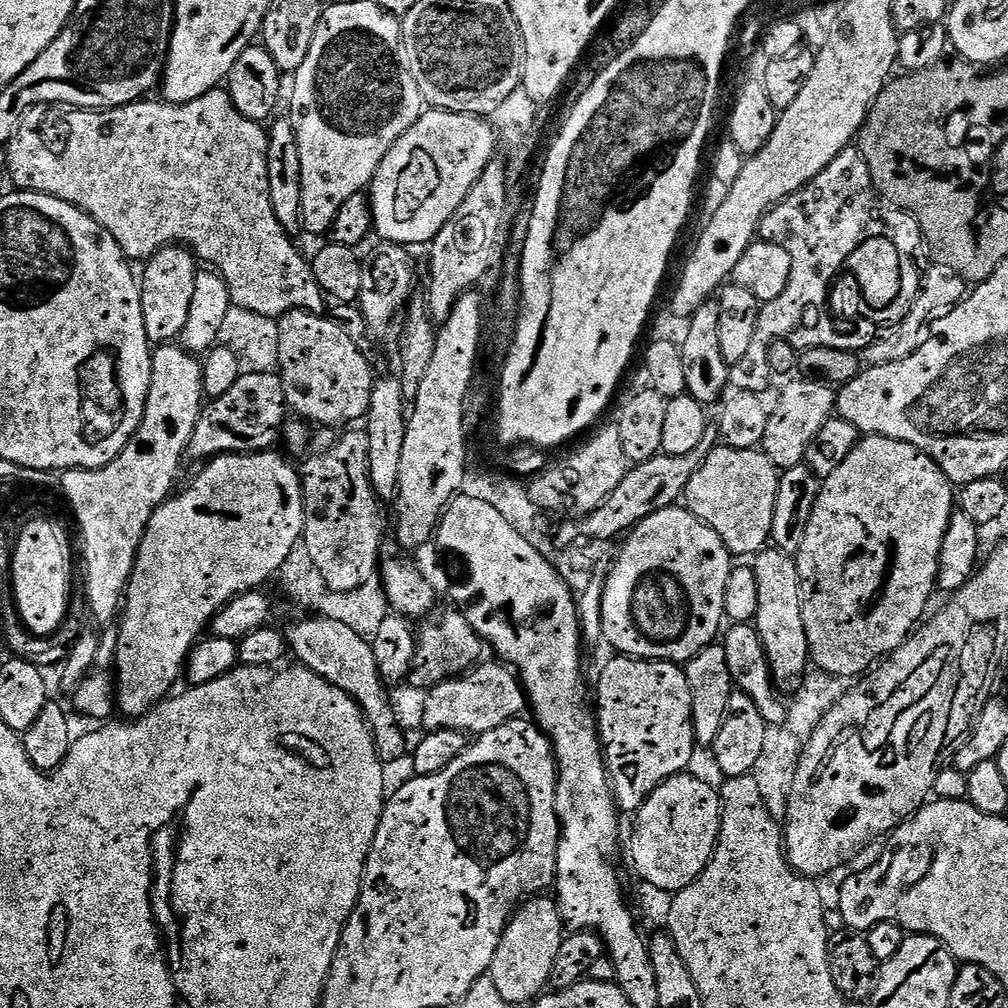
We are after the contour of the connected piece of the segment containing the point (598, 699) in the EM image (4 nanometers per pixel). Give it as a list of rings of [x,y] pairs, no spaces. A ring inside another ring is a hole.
[[[623,654],[615,657],[600,672],[600,681],[594,684],[594,704],[598,709],[598,727],[600,730],[600,742],[604,749],[604,758],[608,765],[608,779],[612,786],[612,794],[616,798],[617,809],[621,813],[634,814],[644,804],[646,798],[662,782],[666,782],[672,776],[681,775],[684,768],[692,760],[692,748],[694,749],[694,737],[692,735],[692,691],[688,681],[688,673],[679,663],[670,660],[637,660]]]

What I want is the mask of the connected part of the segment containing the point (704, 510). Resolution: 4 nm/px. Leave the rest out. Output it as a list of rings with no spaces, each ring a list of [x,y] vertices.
[[[716,446],[690,478],[682,500],[689,512],[716,531],[733,557],[752,558],[769,547],[781,475],[764,451]]]

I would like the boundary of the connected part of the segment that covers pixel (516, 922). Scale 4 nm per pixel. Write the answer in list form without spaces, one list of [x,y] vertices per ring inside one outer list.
[[[551,899],[539,900],[517,907],[500,936],[498,948],[494,950],[490,969],[492,984],[501,998],[511,1006],[524,1004],[527,1000],[535,1001],[549,987],[554,958],[560,949],[560,914]]]

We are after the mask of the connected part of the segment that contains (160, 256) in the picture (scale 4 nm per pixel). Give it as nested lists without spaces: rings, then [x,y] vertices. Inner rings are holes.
[[[175,244],[157,251],[147,264],[144,278],[142,276],[140,280],[146,332],[151,343],[171,343],[185,328],[194,296],[194,283],[197,282],[197,274],[200,271],[198,260],[191,249]]]

